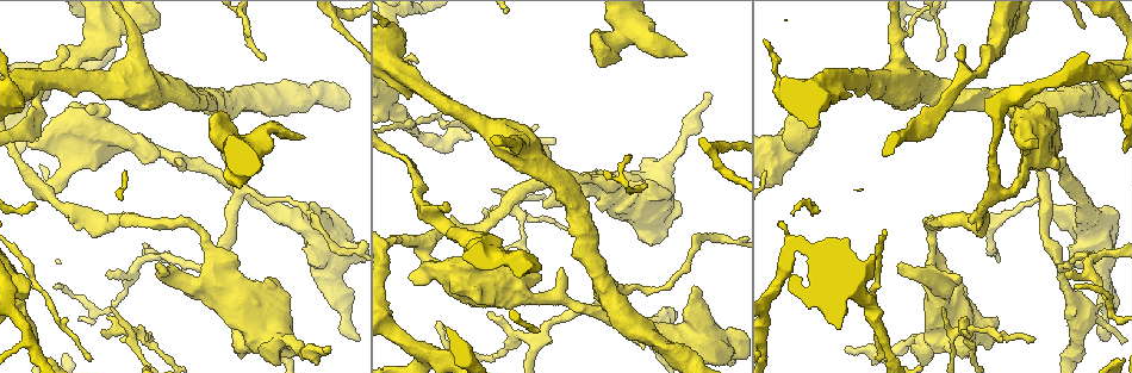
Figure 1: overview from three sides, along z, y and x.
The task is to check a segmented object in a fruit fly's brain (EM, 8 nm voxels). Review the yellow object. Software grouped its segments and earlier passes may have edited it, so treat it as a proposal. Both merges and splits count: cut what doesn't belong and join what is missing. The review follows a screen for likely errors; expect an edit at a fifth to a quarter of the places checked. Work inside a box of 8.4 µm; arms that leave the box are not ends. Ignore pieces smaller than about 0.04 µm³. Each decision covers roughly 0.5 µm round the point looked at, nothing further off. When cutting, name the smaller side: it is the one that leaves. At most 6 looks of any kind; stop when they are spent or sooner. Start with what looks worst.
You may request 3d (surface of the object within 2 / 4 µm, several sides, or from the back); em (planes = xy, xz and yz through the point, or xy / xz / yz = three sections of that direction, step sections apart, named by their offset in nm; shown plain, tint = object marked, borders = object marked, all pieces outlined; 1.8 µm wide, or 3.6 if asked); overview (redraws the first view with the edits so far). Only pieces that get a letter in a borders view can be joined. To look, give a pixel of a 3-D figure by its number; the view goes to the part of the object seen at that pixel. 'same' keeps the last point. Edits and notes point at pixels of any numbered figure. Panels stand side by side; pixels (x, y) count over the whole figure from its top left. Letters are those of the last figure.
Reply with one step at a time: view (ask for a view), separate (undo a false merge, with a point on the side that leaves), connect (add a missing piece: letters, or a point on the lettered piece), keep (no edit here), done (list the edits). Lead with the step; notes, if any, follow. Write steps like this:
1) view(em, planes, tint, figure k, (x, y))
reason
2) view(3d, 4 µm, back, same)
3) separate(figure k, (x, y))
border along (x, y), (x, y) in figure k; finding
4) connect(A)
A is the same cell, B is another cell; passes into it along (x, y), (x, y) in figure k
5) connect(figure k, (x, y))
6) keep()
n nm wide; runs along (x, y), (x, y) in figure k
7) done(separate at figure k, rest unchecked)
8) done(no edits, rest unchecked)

view(em, planes, borders, figure 1, (304, 136))
an open end

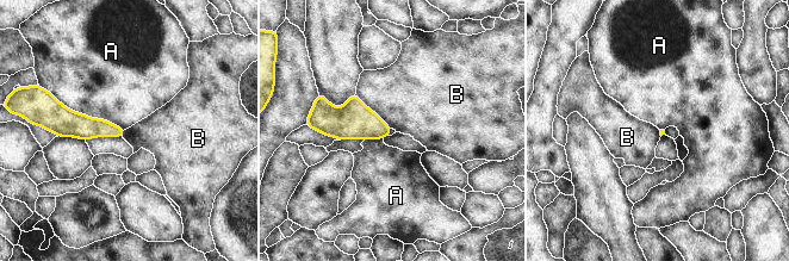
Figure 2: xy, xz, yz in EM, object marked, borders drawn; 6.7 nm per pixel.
keep()
A and B are other cells; border along (50, 93), (76, 112), (125, 129) in figure 2; no lettered piece goes on from it

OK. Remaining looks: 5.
view(em, planes, borders, figure 1, (488, 314))
branch stops here

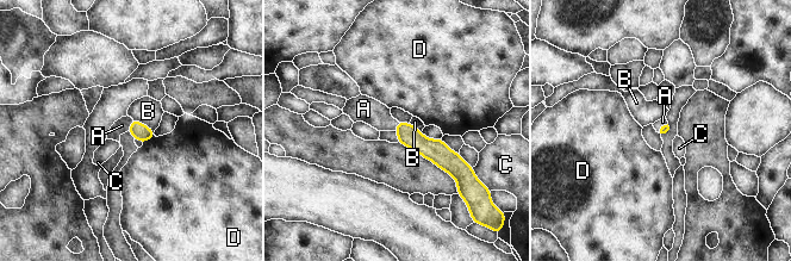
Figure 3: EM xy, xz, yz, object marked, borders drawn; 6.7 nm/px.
connect(A)
A is the same cell, B, C and D are other cells; passes into it along (138, 130), (130, 125), (122, 125) in figure 3; it goes on there

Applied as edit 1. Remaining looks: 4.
view(overview)

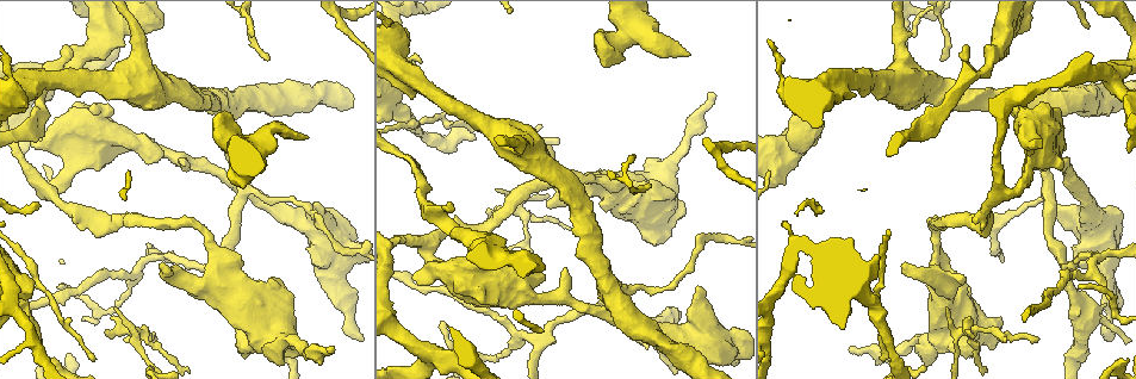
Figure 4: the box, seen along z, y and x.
view(3d, 4 µm, figure 4, (47, 193))
abrupt turn

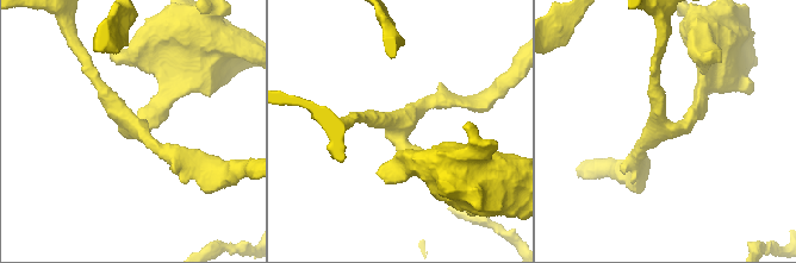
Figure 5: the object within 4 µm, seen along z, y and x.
view(em, xz, step 4, tint, figure 5, (664, 127))
3 arms; arms of 220, 240, 240 nm

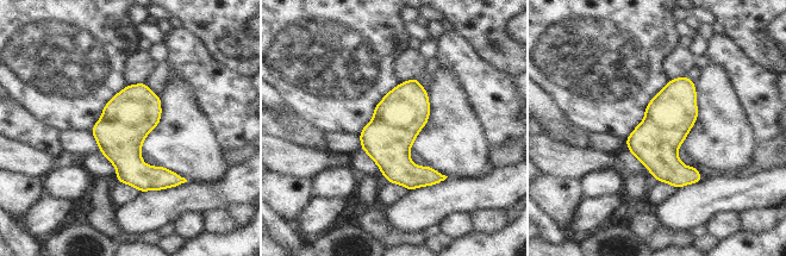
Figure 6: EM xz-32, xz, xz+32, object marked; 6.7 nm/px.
view(em, planes, borders, same)
another direction

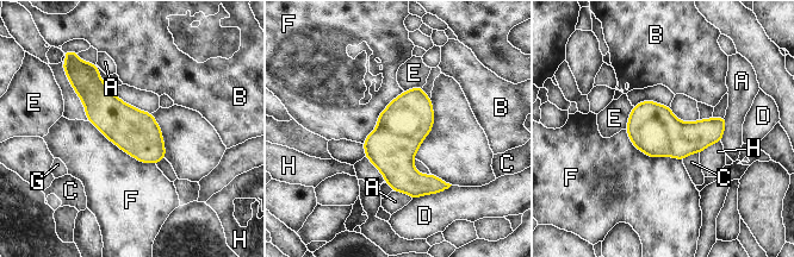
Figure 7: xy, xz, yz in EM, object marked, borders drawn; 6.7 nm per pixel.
keep()
A, B, C, D, E, F, G and H are other cells; border along (88, 120), (128, 154), (155, 164) in figure 7; all the same neuron

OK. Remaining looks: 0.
done(connect at figure 3, rest unchecked)

